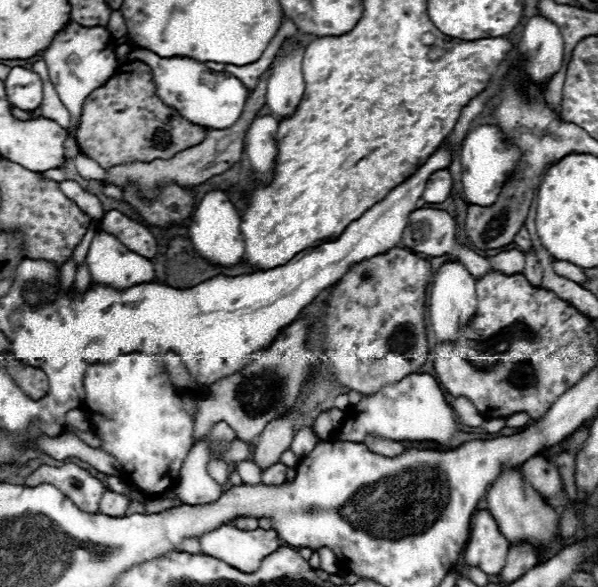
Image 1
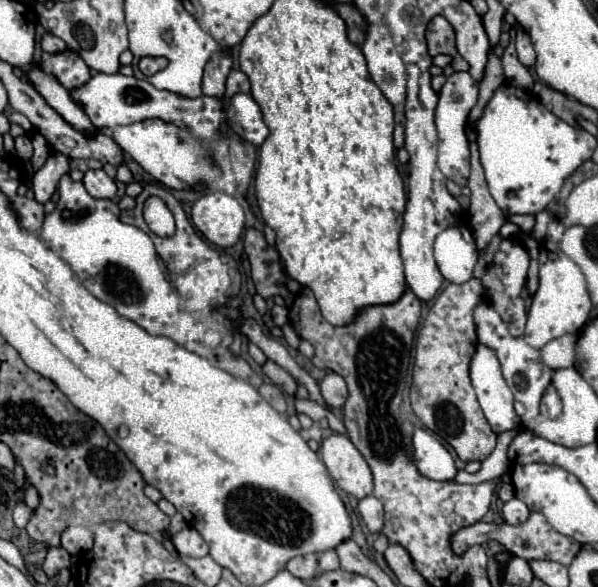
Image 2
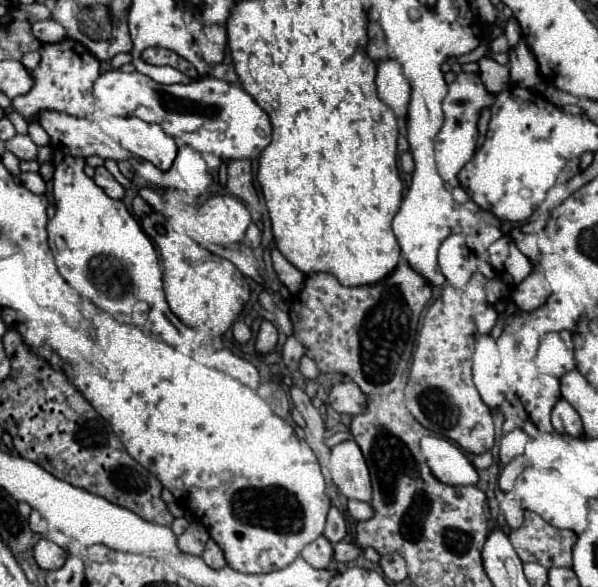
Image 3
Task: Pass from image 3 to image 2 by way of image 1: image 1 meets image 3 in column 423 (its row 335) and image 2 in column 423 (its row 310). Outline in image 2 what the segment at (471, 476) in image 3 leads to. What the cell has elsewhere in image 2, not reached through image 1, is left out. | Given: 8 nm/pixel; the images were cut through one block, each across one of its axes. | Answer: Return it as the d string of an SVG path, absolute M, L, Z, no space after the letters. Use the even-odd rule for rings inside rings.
M426 430L414 432L414 460L422 476L430 480L454 480L458 470L452 454Z

